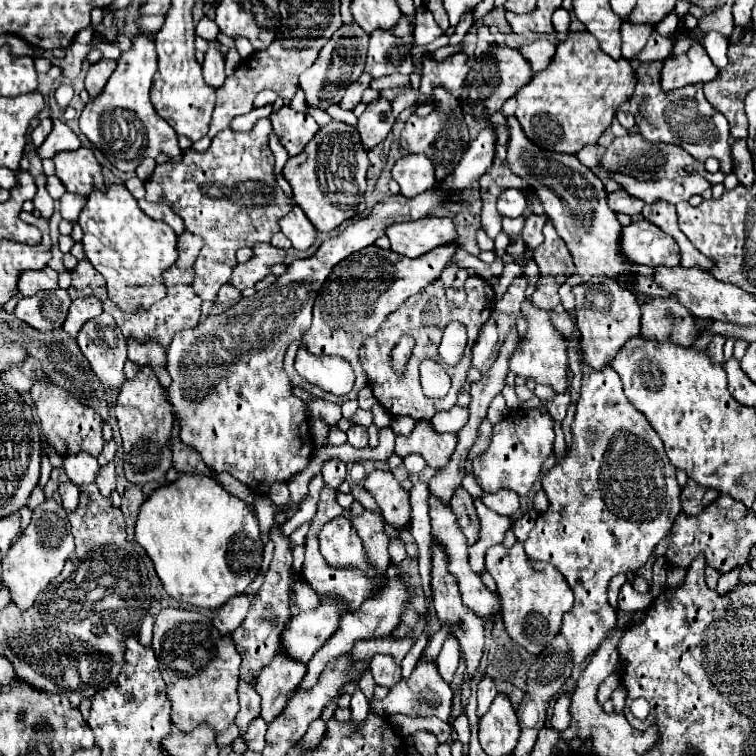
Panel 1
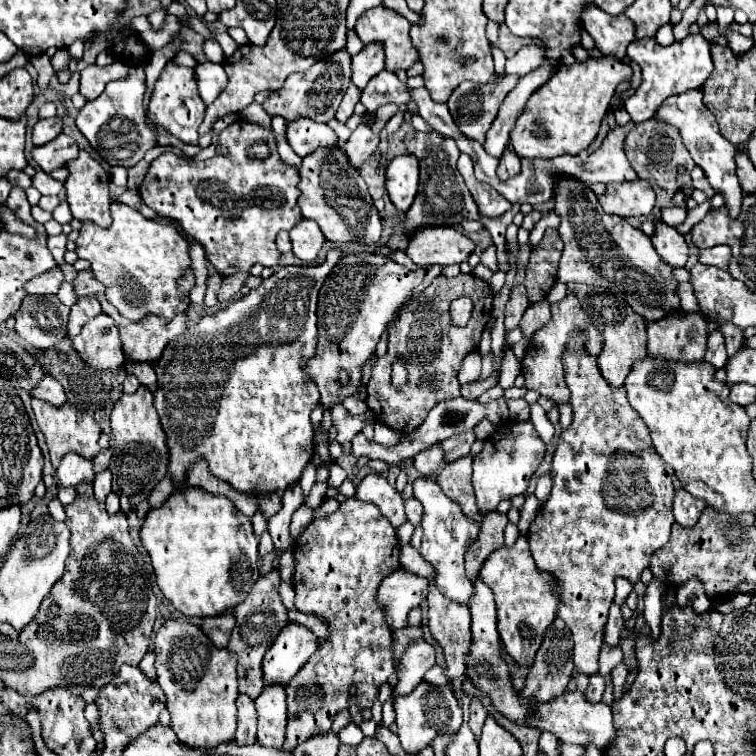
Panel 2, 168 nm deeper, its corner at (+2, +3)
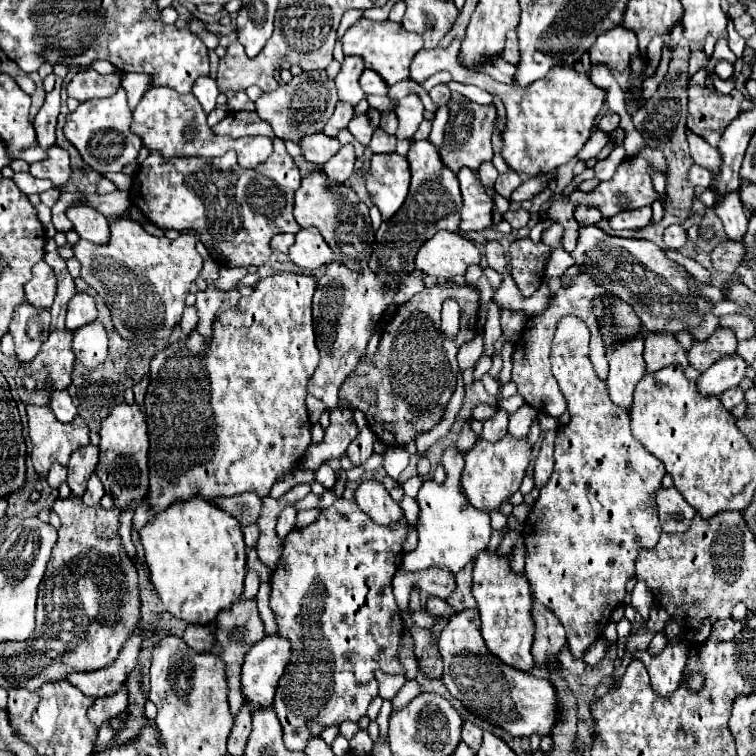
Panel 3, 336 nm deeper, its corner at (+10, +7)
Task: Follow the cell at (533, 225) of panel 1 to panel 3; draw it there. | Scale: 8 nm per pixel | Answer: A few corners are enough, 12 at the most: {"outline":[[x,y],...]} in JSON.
{"outline":[[524,208],[508,210],[504,220],[514,230],[526,228],[530,214]]}

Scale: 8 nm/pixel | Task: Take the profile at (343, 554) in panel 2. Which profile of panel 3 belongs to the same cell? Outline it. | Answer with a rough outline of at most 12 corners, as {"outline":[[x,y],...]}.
{"outline":[[338,498],[284,538],[284,746],[358,722],[404,674],[406,526]]}

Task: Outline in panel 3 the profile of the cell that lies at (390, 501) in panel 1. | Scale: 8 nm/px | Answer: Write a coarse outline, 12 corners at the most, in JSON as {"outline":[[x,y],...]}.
{"outline":[[376,480],[360,482],[354,500],[376,524],[402,518]]}

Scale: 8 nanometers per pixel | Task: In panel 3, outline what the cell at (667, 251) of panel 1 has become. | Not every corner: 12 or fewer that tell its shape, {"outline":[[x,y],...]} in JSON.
{"outline":[[668,226],[662,236],[664,244],[680,250],[686,244],[686,230]]}

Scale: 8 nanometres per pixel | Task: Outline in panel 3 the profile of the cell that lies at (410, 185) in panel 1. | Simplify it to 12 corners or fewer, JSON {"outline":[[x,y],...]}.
{"outline":[[374,154],[366,188],[384,220],[404,204],[404,156]]}

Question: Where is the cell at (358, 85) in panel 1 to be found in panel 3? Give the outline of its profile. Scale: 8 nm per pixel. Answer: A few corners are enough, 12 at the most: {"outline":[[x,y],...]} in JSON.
{"outline":[[338,102],[324,134],[336,136],[348,126],[354,106]]}

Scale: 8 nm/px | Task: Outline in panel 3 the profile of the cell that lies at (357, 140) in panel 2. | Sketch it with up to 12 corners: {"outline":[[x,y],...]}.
{"outline":[[344,144],[322,168],[330,180],[346,182],[354,170],[356,154]]}

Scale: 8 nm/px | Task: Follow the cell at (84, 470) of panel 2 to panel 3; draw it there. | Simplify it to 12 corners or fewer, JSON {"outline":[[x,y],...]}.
{"outline":[[52,464],[48,476],[48,484],[58,488],[66,482],[66,466]]}

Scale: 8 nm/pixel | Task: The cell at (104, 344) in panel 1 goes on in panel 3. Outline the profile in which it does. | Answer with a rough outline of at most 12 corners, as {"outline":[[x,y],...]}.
{"outline":[[96,320],[74,332],[72,350],[86,368],[108,354],[108,336]]}

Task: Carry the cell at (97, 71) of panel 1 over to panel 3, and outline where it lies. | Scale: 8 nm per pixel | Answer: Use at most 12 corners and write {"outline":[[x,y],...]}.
{"outline":[[92,68],[74,74],[68,96],[78,102],[106,98],[120,86],[120,72]]}

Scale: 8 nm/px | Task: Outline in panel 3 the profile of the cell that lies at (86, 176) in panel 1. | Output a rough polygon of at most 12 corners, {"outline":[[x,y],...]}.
{"outline":[[84,200],[66,216],[80,238],[106,244],[108,220]]}

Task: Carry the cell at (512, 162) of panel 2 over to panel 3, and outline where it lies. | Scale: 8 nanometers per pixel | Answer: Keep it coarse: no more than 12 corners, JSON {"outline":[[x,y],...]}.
{"outline":[[514,170],[500,174],[494,190],[510,198],[512,190],[522,184]]}

